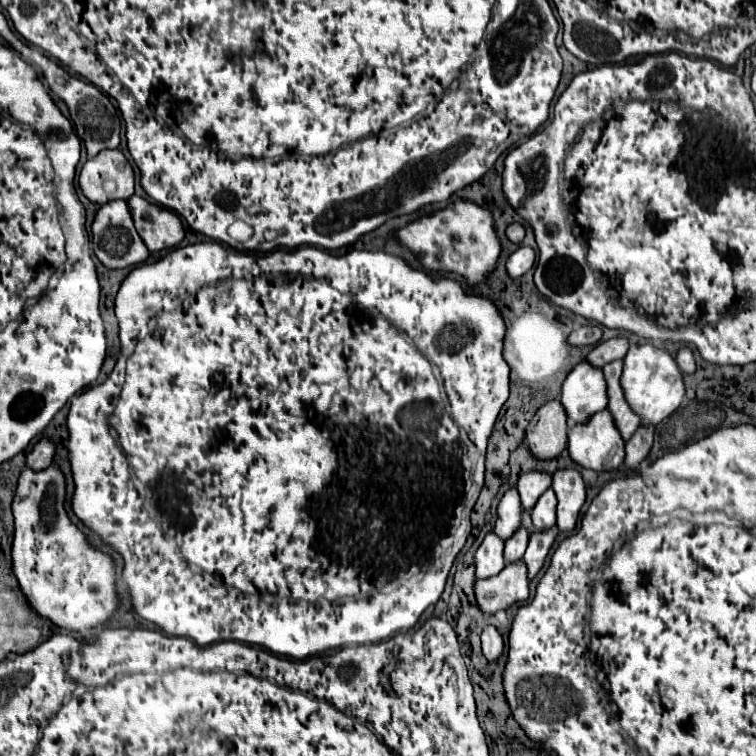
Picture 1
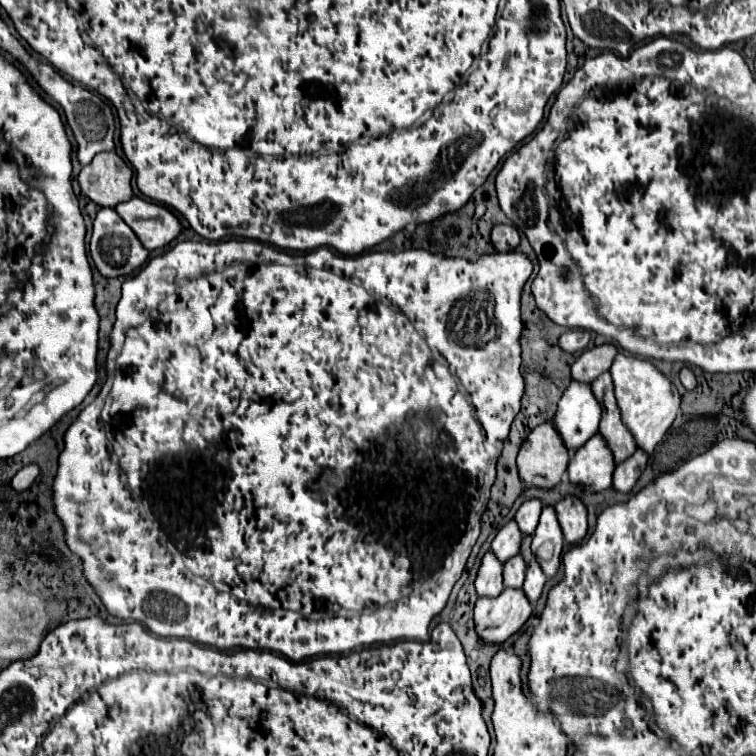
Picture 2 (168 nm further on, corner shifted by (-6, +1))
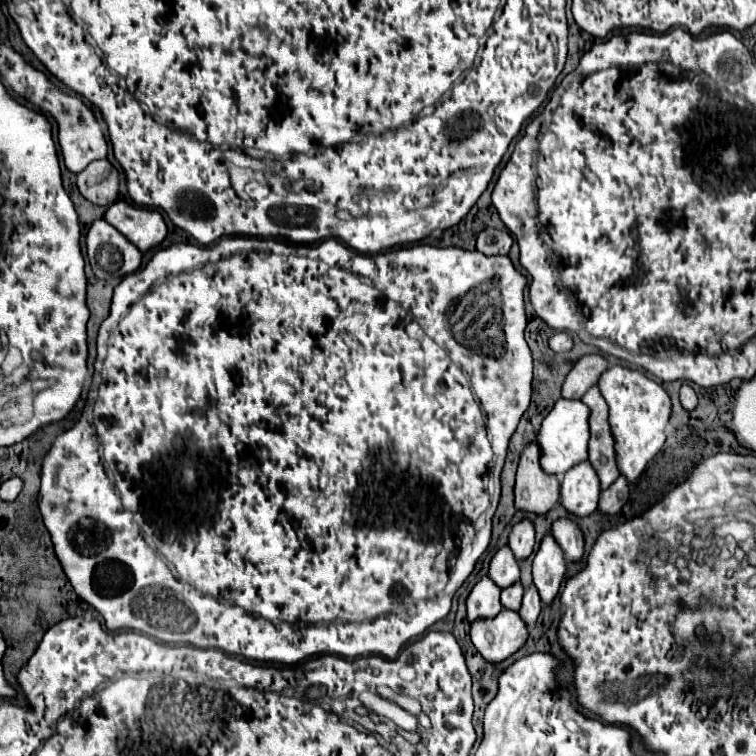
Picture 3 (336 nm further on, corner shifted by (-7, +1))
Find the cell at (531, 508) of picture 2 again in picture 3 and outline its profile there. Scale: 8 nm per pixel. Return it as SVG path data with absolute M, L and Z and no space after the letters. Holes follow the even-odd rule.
M523 518L521 522L517 522L509 534L509 546L515 554L517 560L527 558L533 552L535 546L535 526L531 520Z

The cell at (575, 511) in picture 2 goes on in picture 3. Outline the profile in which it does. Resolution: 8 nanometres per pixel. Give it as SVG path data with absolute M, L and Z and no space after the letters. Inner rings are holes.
M569 518L555 520L551 534L563 548L567 560L579 560L583 556L583 552L585 552L583 550L583 532L573 520L569 520Z

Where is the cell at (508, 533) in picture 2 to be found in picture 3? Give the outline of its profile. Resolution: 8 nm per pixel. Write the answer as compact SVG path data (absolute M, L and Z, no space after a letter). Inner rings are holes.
M503 546L493 554L489 564L489 578L501 588L519 580L519 564L509 546Z

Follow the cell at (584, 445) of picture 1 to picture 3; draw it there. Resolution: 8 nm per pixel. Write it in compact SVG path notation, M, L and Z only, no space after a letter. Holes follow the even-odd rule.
M581 462L561 480L561 504L577 516L587 516L597 510L601 482L591 462Z

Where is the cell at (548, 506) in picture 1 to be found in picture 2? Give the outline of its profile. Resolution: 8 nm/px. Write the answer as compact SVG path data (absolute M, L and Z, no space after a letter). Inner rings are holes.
M546 506L540 516L540 524L532 538L532 554L536 556L544 576L552 578L560 570L560 556L564 548L564 538L560 532L560 524L556 520L556 512L552 506Z

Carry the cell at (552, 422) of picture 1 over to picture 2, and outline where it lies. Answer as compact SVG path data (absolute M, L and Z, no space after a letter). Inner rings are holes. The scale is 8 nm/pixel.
M544 422L530 432L520 448L516 464L526 488L550 490L560 484L568 466L568 450L560 442L552 422Z

